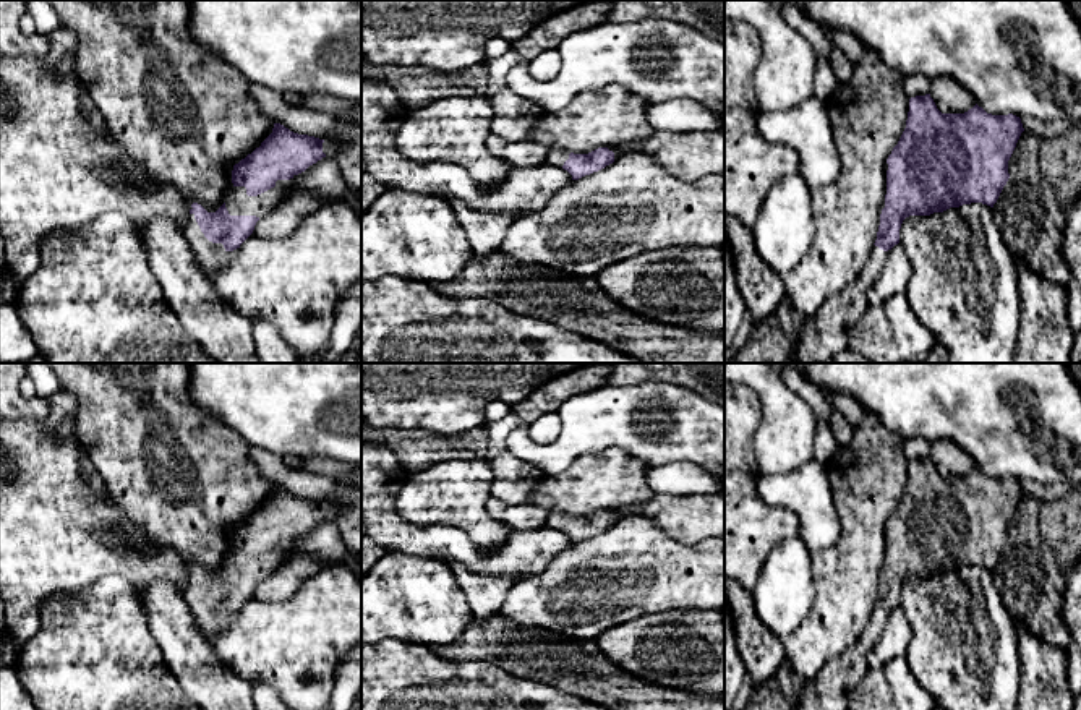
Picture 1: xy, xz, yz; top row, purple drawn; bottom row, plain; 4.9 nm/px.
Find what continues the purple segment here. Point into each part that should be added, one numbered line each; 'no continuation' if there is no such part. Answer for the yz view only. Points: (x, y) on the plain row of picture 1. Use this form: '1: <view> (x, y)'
1: yz (828, 689)

